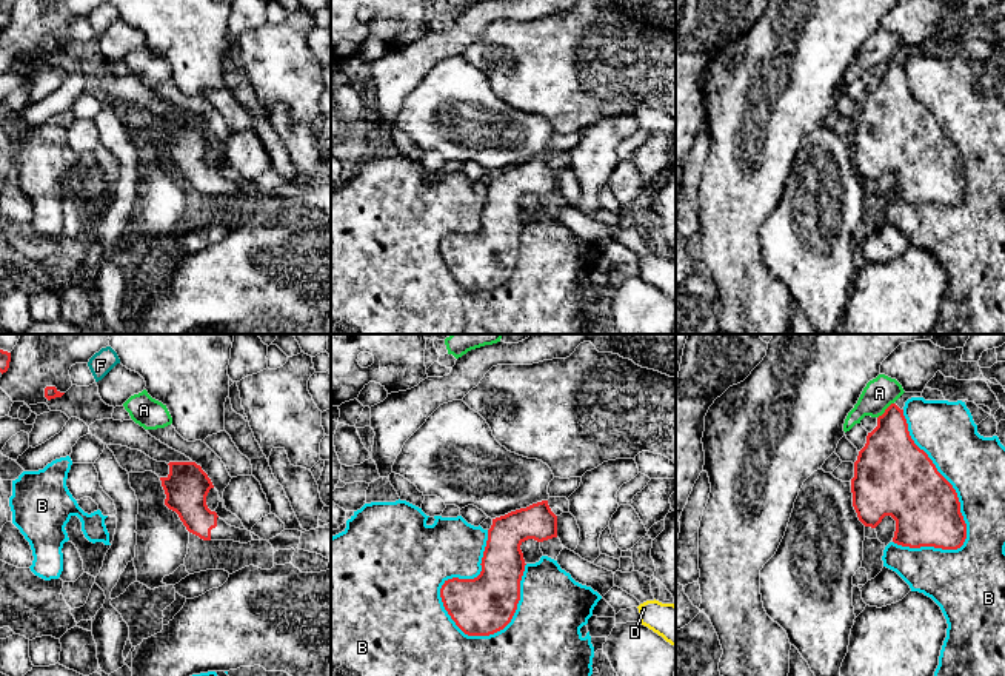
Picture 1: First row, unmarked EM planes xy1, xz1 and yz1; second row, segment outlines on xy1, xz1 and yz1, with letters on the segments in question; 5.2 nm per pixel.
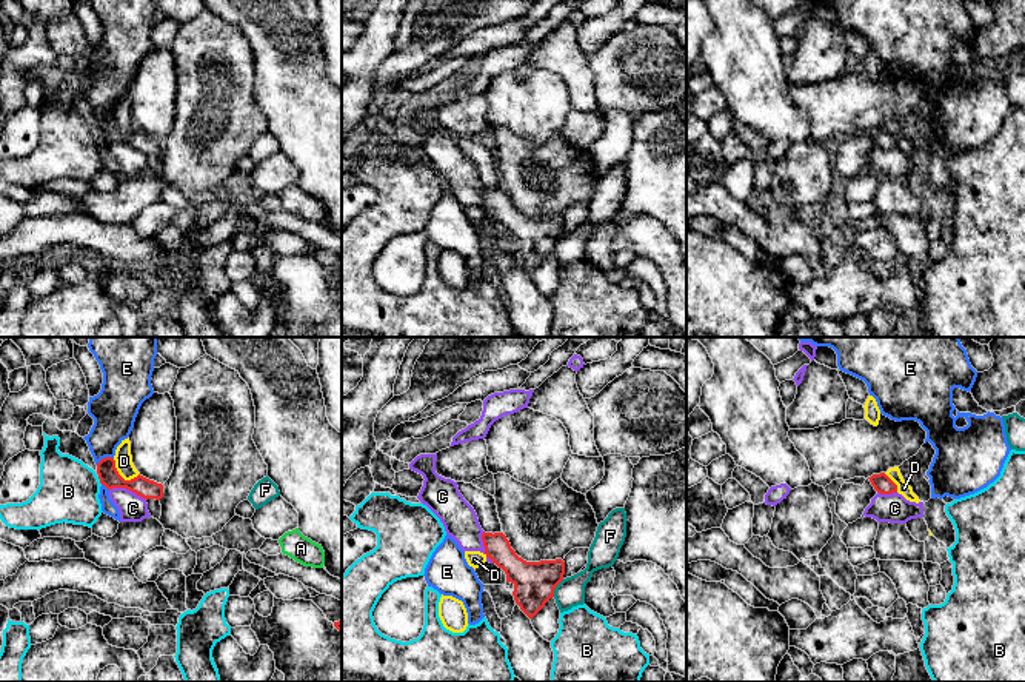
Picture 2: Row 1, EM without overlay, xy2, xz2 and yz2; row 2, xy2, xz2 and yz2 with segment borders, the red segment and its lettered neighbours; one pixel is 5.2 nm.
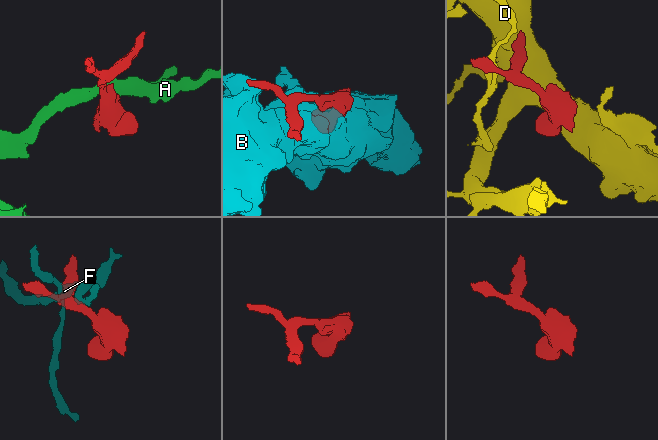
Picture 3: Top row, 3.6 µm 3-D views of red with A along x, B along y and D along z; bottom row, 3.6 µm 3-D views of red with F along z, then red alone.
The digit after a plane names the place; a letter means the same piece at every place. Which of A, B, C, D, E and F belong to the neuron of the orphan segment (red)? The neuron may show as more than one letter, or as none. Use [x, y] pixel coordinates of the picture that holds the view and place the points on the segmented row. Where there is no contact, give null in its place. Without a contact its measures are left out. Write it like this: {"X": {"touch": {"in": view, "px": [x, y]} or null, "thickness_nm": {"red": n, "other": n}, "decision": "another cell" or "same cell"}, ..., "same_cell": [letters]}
{"A": {"touch": {"in": "yz1", "px": [885, 410]}, "thickness_nm": {"red": 300, "other": 160}, "decision": "another cell"}, "B": {"touch": {"in": "xz1", "px": [456, 578]}, "thickness_nm": {"red": 300, "other": 400}, "decision": "another cell"}, "C": {"touch": {"in": "xy2", "px": [128, 488]}, "thickness_nm": {"red": 110, "other": 140}, "decision": "another cell"}, "D": {"touch": {"in": "xy2", "px": [120, 476]}, "thickness_nm": {"red": 110, "other": 100}, "decision": "another cell"}, "E": {"touch": {"in": "xy2", "px": [105, 458]}, "thickness_nm": {"red": 110, "other": 240}, "decision": "another cell"}, "F": {"touch": {"in": "xz2", "px": [554, 588]}, "thickness_nm": {"red": 220, "other": 150}, "decision": "another cell"}, "same_cell": []}

